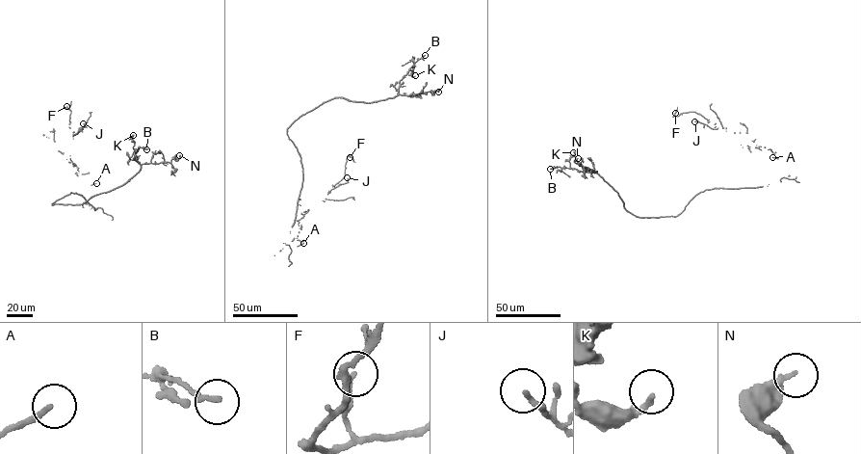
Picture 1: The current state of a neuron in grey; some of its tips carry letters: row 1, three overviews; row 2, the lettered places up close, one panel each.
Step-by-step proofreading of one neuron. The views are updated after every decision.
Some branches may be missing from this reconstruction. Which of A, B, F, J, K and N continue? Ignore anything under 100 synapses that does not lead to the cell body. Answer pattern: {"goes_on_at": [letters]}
{"goes_on_at": []}

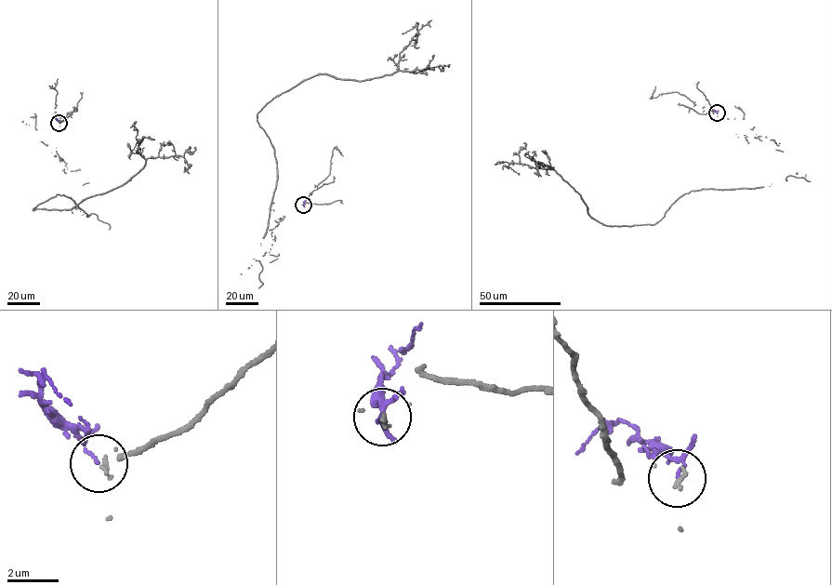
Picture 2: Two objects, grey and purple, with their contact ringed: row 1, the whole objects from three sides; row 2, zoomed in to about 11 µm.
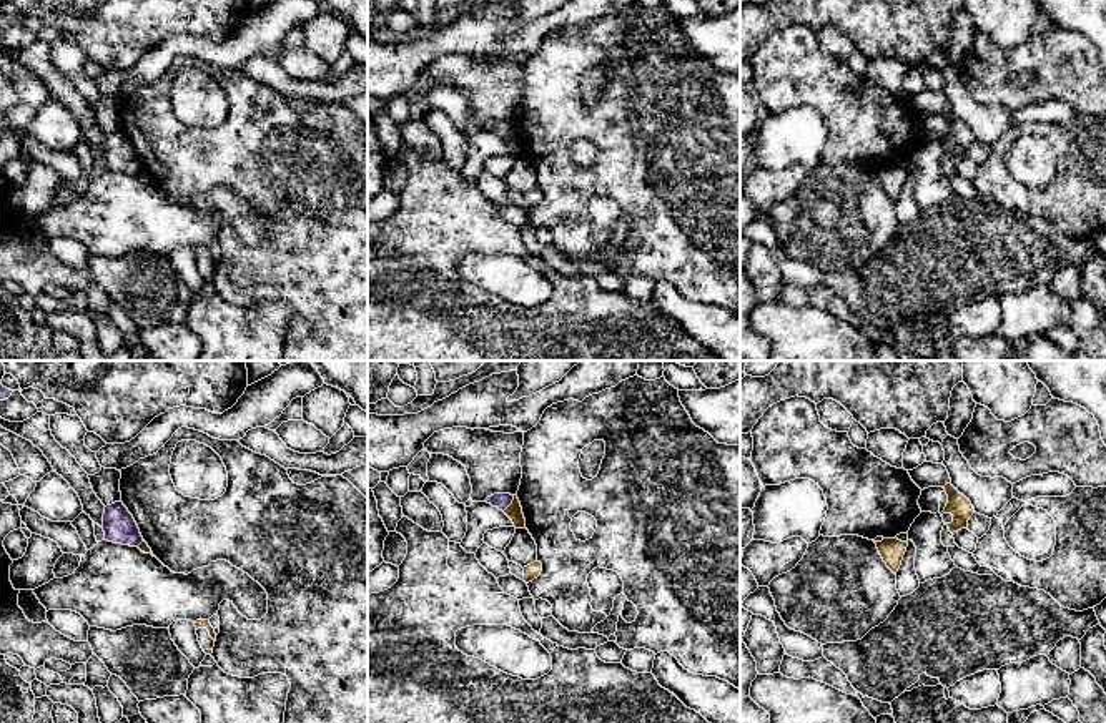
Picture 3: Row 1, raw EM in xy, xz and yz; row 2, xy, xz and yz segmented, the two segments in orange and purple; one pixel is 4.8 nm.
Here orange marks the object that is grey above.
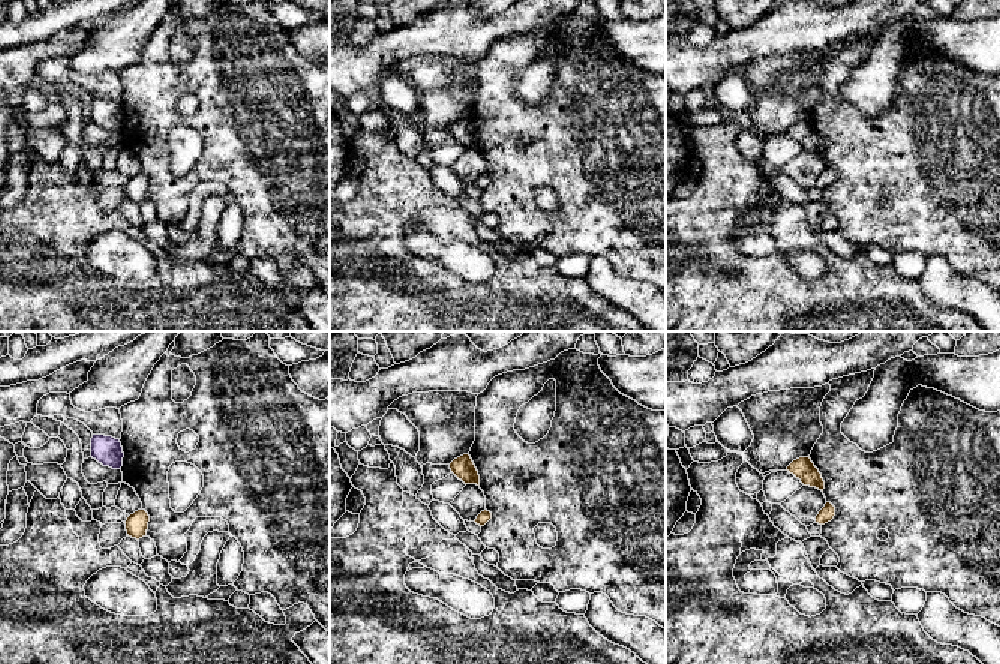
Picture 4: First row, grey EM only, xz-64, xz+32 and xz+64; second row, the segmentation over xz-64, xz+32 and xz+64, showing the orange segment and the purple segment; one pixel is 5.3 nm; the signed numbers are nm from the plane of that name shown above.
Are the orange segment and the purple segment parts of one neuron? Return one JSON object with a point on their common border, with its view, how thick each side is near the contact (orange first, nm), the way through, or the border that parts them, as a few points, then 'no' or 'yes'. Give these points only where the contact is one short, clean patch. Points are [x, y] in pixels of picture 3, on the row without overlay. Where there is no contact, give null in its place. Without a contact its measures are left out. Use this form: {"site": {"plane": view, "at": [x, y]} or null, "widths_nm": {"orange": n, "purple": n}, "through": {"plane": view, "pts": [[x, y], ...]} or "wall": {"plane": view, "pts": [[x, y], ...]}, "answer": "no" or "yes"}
{"site": {"plane": "xz", "at": [511, 132]}, "widths_nm": {"orange": 80, "purple": 80}, "wall": {"plane": "xz", "pts": [[514, 123], [503, 138]]}, "answer": "no"}

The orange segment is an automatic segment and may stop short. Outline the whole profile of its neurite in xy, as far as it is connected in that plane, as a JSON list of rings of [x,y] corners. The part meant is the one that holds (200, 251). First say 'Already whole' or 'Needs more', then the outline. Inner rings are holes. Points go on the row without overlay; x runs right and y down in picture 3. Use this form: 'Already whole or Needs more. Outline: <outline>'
Needs more. Outline: [[[201,246],[196,248],[195,254],[196,254],[198,269],[203,279],[206,283],[211,283],[216,269],[215,256],[211,254],[210,248],[201,248]]]

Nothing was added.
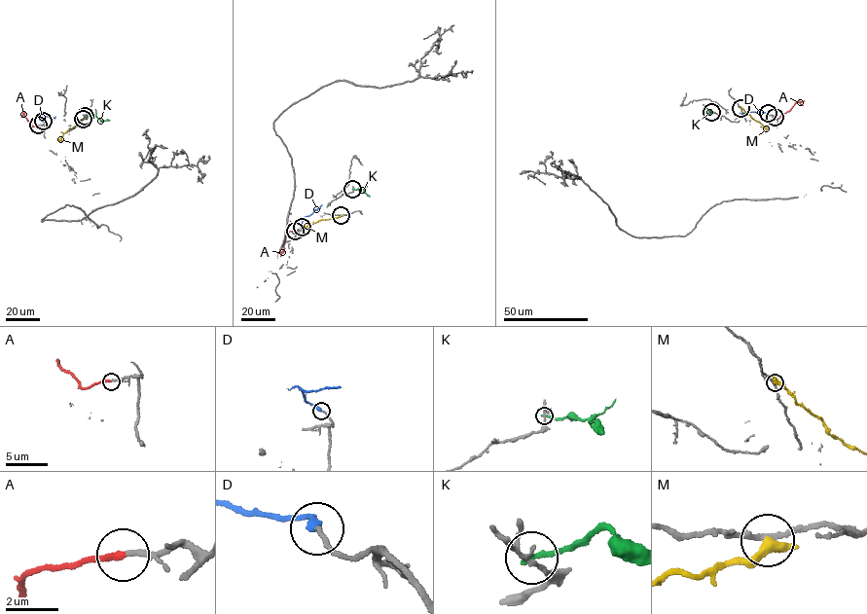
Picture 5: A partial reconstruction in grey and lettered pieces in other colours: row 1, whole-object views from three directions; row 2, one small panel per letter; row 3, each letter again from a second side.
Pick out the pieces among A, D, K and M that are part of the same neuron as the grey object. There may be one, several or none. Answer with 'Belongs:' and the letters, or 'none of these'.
Belongs: A, D

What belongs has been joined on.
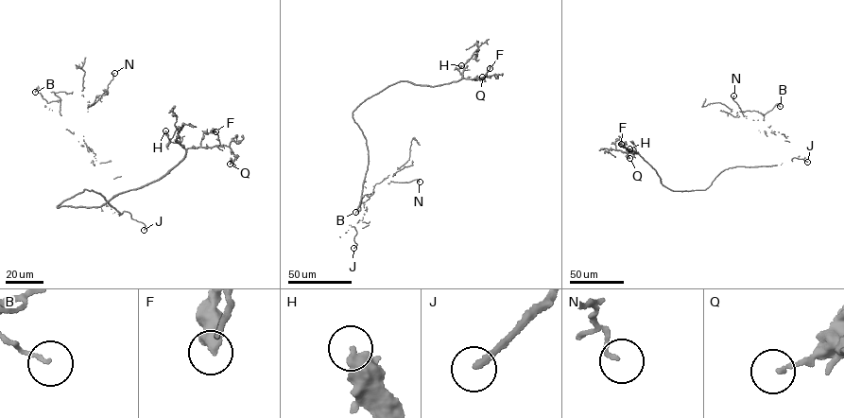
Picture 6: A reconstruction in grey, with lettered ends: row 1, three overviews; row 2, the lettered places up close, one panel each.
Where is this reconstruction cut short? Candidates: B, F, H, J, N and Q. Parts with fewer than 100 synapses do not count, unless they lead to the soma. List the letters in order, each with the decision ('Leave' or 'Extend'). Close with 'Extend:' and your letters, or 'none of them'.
B: Leave
F: Leave
H: Leave
J: Extend
N: Leave
Q: Leave
Extend: J

